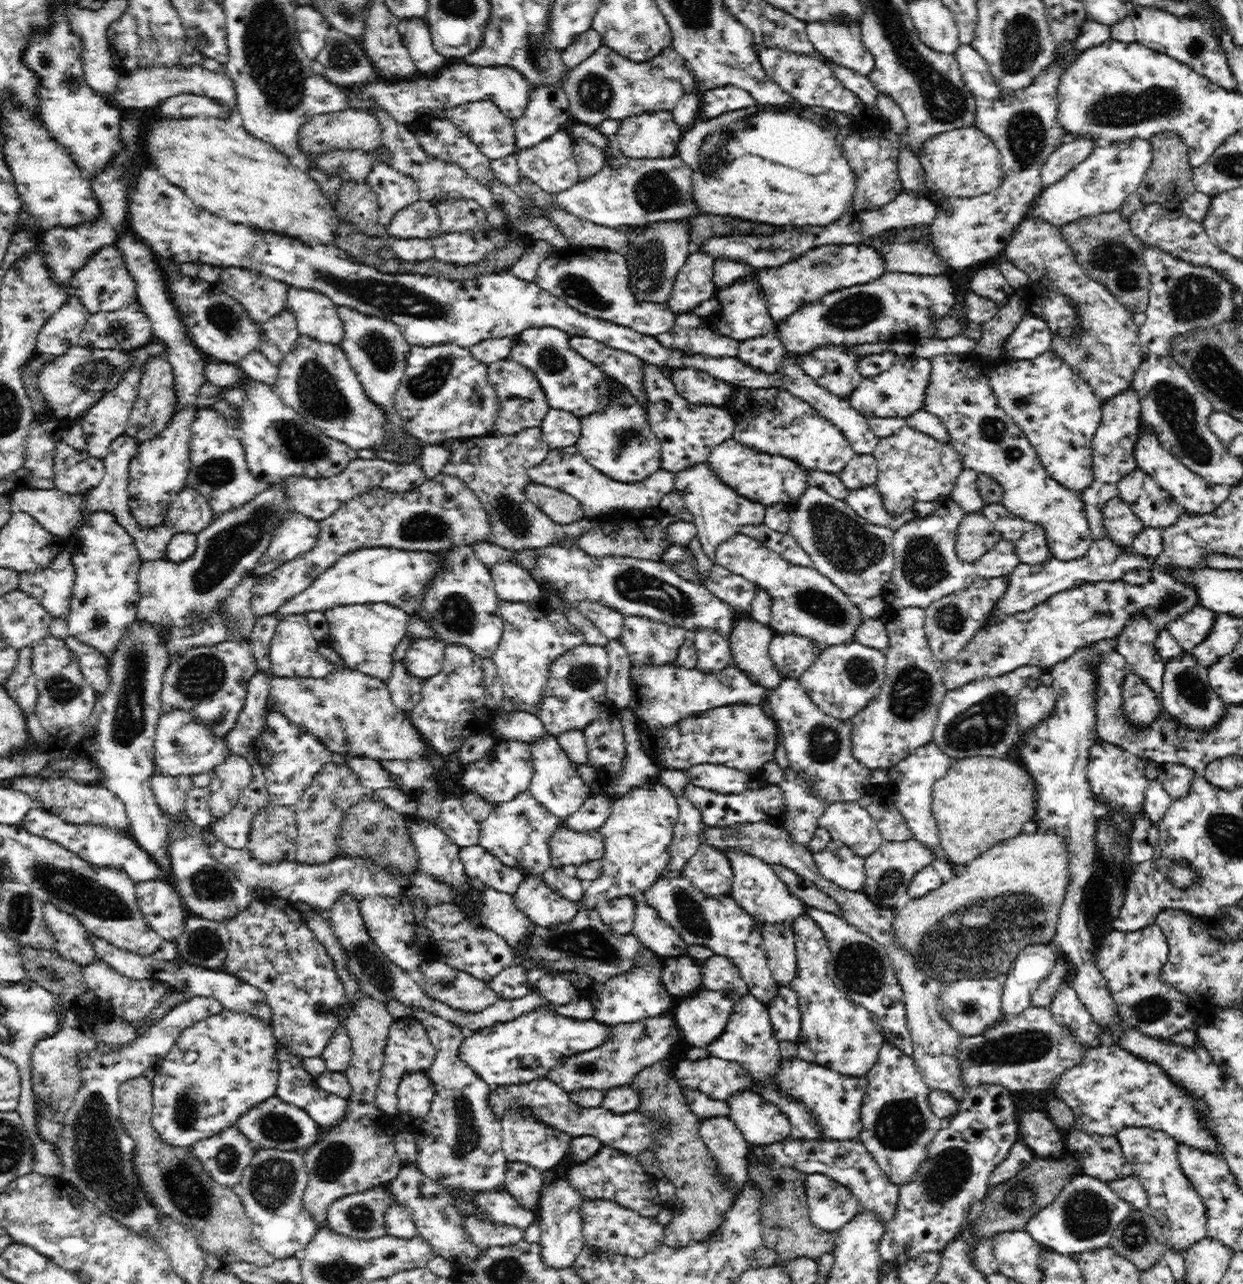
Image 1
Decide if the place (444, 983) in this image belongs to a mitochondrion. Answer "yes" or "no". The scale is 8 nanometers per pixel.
yes

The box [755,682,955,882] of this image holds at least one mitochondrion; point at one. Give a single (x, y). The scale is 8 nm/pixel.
(824, 741)

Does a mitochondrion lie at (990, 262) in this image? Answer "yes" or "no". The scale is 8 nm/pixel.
no

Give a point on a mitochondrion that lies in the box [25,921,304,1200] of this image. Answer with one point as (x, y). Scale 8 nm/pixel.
(202, 944)

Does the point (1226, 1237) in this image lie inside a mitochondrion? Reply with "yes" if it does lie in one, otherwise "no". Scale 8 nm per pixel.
no

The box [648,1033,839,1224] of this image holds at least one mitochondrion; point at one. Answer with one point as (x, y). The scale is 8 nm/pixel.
(776, 1180)

